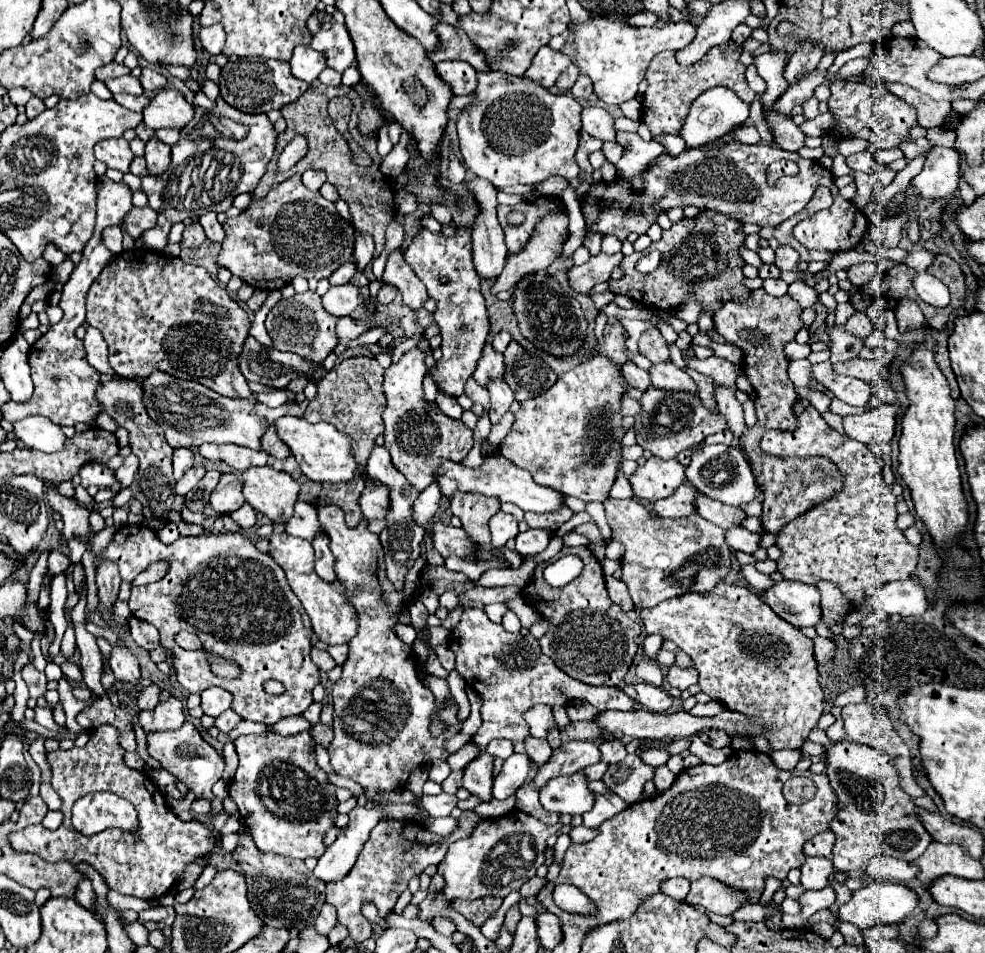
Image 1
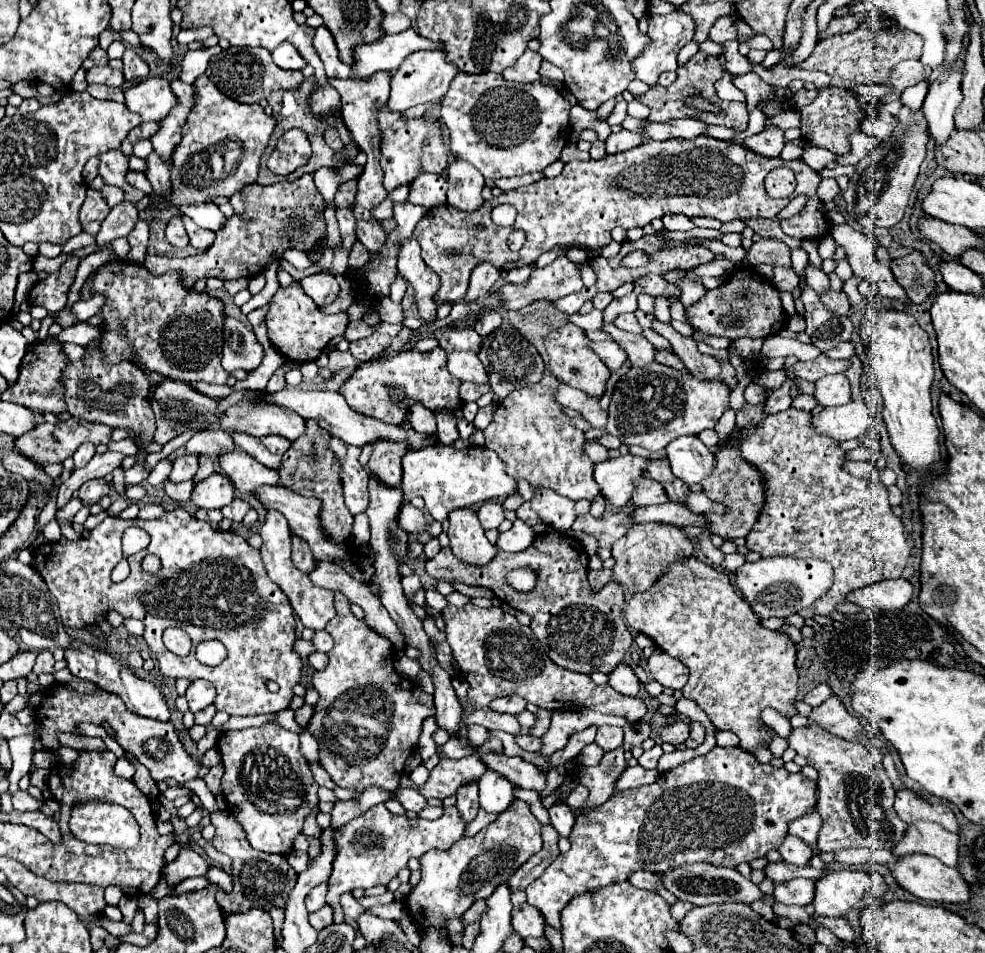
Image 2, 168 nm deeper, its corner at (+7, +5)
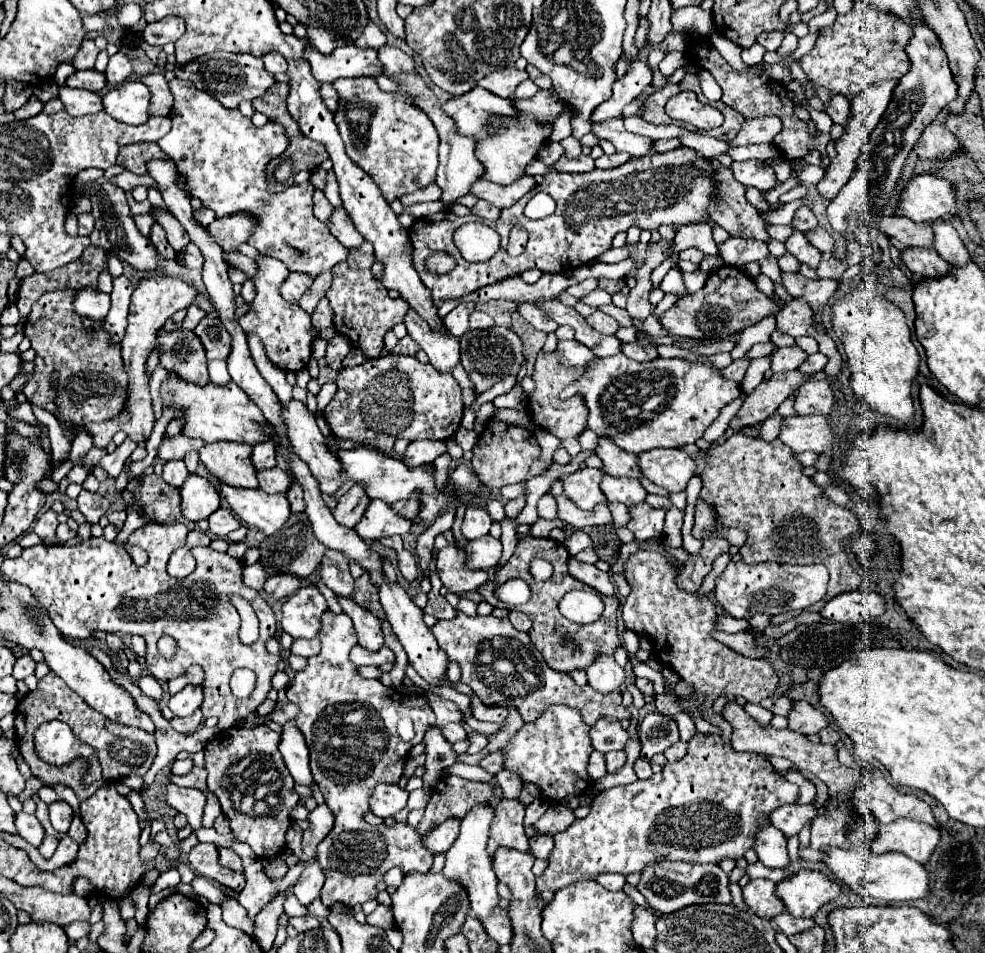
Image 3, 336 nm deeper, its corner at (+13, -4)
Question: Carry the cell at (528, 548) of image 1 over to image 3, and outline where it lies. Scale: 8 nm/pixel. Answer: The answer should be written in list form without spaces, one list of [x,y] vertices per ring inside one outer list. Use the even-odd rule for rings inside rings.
[[[484,535],[484,537],[468,541],[462,547],[462,551],[466,553],[466,567],[486,571],[498,563],[500,553],[502,553],[502,543],[500,543],[500,539]]]

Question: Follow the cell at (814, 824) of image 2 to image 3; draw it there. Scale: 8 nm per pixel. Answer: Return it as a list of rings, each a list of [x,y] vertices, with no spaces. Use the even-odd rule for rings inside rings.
[[[782,805],[770,813],[770,821],[774,827],[778,827],[786,837],[800,833],[806,821],[812,821],[816,817],[814,805]]]

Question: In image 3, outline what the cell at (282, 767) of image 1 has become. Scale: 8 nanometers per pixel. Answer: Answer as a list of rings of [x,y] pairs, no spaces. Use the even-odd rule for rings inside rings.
[[[234,725],[220,731],[204,747],[208,787],[218,797],[222,813],[230,819],[234,837],[248,843],[260,859],[274,857],[284,849],[284,835],[290,827],[290,809],[300,801],[294,791],[294,779],[288,773],[282,755],[278,755],[278,741],[280,733],[266,725],[252,729]],[[240,755],[246,757],[240,759]]]

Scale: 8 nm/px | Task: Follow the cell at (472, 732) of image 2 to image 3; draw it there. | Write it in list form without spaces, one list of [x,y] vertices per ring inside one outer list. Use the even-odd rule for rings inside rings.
[[[446,723],[446,725],[440,727],[440,731],[442,731],[442,735],[446,735],[446,741],[448,743],[456,743],[456,741],[466,739],[466,731],[458,723]]]

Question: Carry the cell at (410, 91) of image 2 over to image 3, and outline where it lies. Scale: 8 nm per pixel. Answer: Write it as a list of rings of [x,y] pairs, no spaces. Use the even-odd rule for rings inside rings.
[[[382,45],[378,49],[378,59],[386,67],[388,75],[396,75],[396,73],[402,73],[402,71],[416,71],[412,57],[398,47]]]

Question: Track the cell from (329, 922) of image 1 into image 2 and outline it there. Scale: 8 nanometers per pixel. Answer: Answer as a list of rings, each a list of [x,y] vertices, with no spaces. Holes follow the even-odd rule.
[[[326,882],[310,890],[310,894],[306,896],[306,908],[308,908],[308,912],[318,912],[320,908],[326,906],[326,890],[328,890]]]

